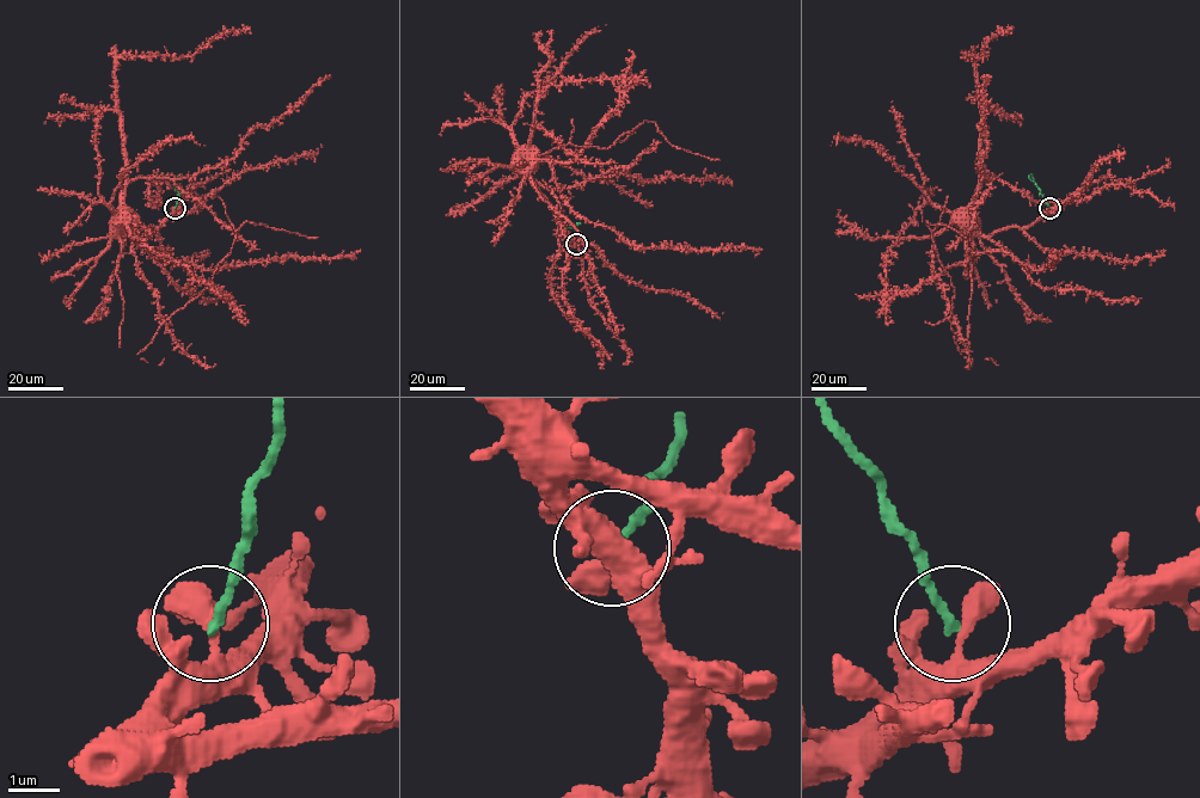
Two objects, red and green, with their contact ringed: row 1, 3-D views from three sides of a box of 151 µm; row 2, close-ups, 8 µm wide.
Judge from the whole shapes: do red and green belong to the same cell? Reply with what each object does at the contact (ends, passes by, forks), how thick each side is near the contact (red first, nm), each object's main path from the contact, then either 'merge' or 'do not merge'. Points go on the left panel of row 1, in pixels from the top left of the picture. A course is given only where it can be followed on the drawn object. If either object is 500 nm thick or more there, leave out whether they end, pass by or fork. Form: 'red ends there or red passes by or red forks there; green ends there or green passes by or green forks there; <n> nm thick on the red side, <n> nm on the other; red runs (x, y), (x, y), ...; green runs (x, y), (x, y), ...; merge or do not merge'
550 nm thick on the red side, 170 nm on the other; red runs (175, 208), (159, 226), (138, 231), (132, 235), (120, 218); green runs (175, 208), (178, 192), (163, 173); do not merge

